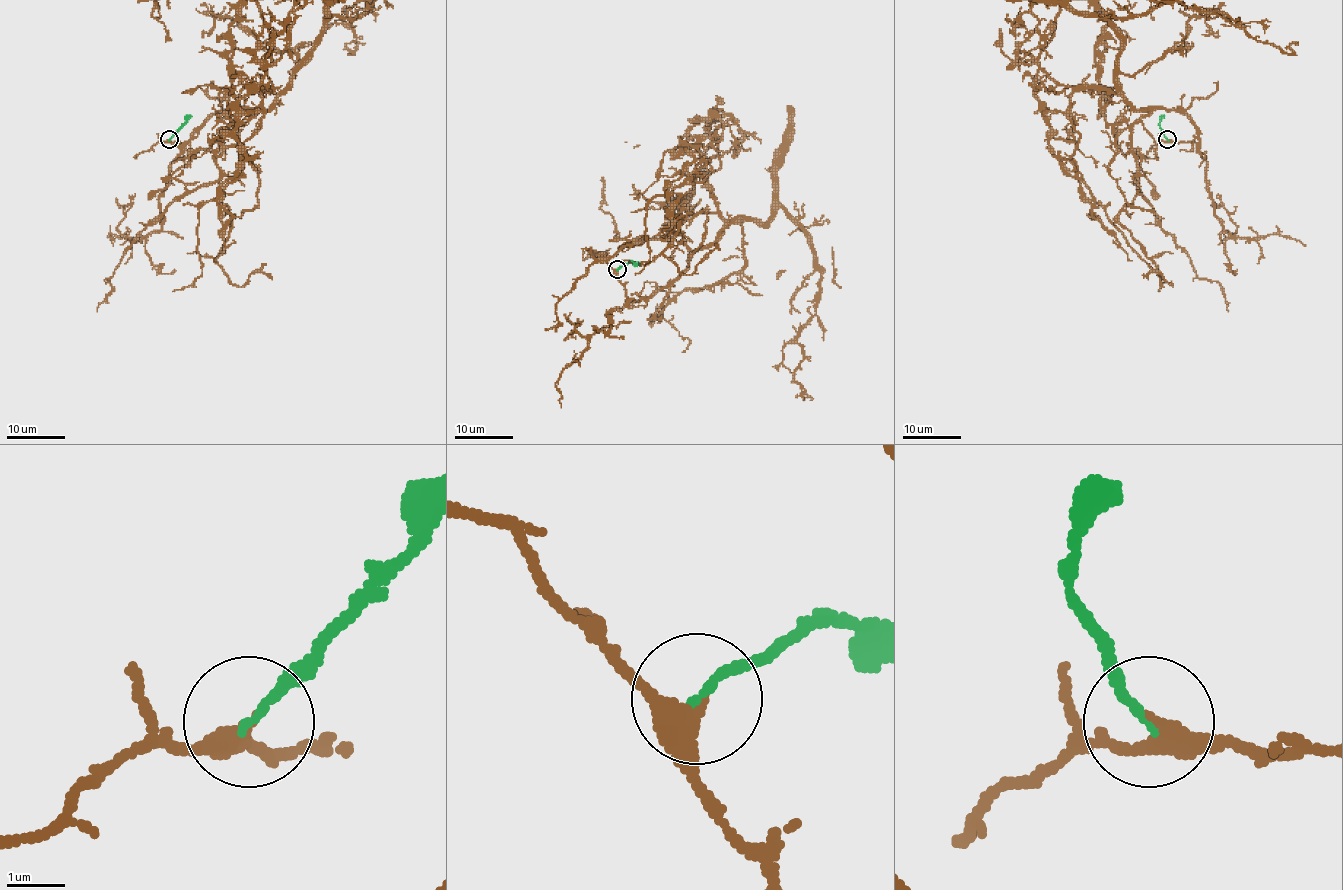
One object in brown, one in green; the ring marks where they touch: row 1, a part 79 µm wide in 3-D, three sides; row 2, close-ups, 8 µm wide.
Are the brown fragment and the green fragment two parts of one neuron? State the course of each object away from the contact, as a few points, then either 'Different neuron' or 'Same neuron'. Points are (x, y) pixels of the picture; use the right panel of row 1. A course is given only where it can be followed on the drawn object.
Course of brown: (1168, 139), (1199, 135), (1186, 115), (1127, 100), (1106, 18). Course of green: (1167, 139), (1160, 126), (1162, 115). Same neuron

